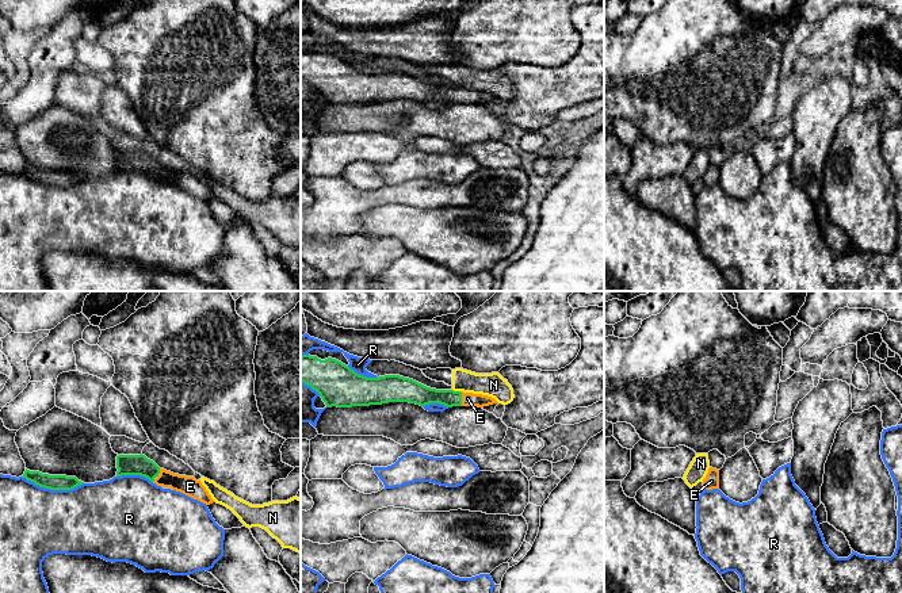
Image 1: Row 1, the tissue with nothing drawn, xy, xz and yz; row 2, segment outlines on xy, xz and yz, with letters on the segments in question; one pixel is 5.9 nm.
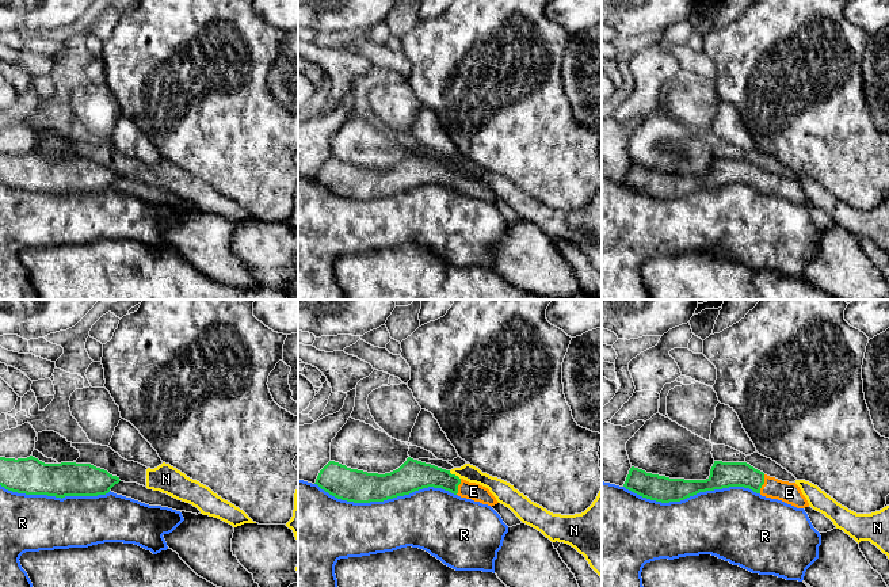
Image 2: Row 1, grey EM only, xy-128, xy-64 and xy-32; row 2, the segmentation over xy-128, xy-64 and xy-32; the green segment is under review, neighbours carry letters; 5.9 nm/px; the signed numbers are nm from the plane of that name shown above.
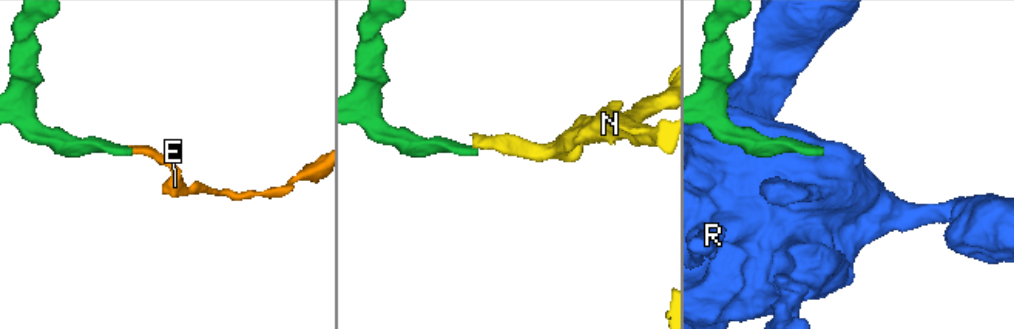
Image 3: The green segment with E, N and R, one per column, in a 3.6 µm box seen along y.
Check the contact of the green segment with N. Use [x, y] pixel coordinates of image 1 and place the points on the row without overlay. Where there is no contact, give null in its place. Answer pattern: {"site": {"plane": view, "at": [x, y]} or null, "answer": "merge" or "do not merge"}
{"site": {"plane": "xz", "at": [457, 88]}, "answer": "do not merge"}

